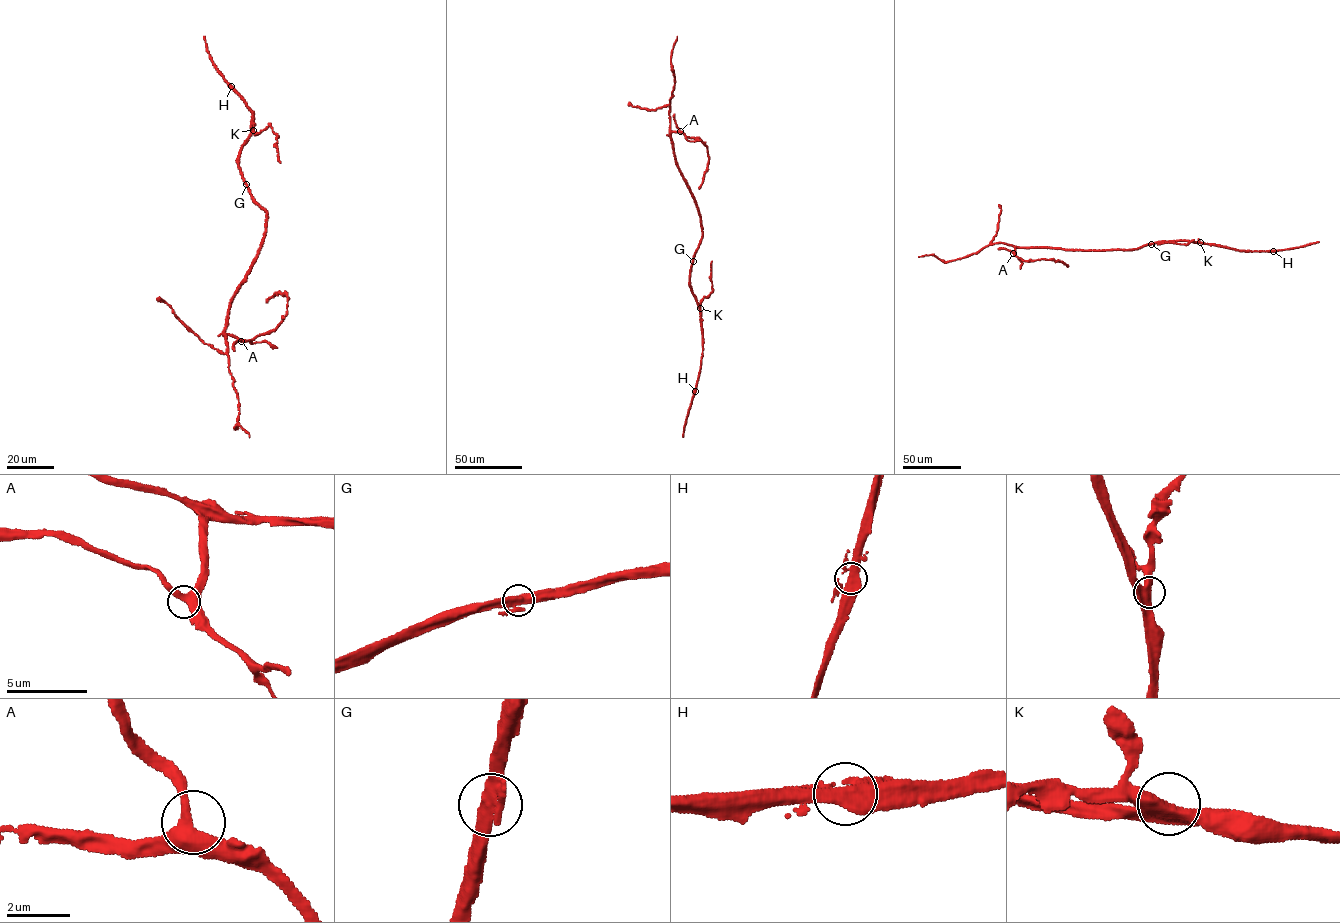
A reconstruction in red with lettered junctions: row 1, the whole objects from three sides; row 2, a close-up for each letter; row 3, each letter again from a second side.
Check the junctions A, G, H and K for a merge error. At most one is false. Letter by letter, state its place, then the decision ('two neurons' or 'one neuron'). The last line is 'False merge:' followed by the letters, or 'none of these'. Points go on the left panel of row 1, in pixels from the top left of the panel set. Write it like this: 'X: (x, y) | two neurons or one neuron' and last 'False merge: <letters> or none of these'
A: (241, 341) | one neuron
G: (246, 184) | one neuron
H: (231, 86) | one neuron
K: (253, 130) | one neuron
False merge: none of these

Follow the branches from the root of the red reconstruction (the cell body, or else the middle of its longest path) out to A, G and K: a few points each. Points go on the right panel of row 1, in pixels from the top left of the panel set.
A: (1116, 249), (1015, 247), (1013, 253)
G: (1116, 249), (1133, 249), (1151, 244)
K: (1116, 249), (1133, 249), (1164, 241), (1200, 242)

